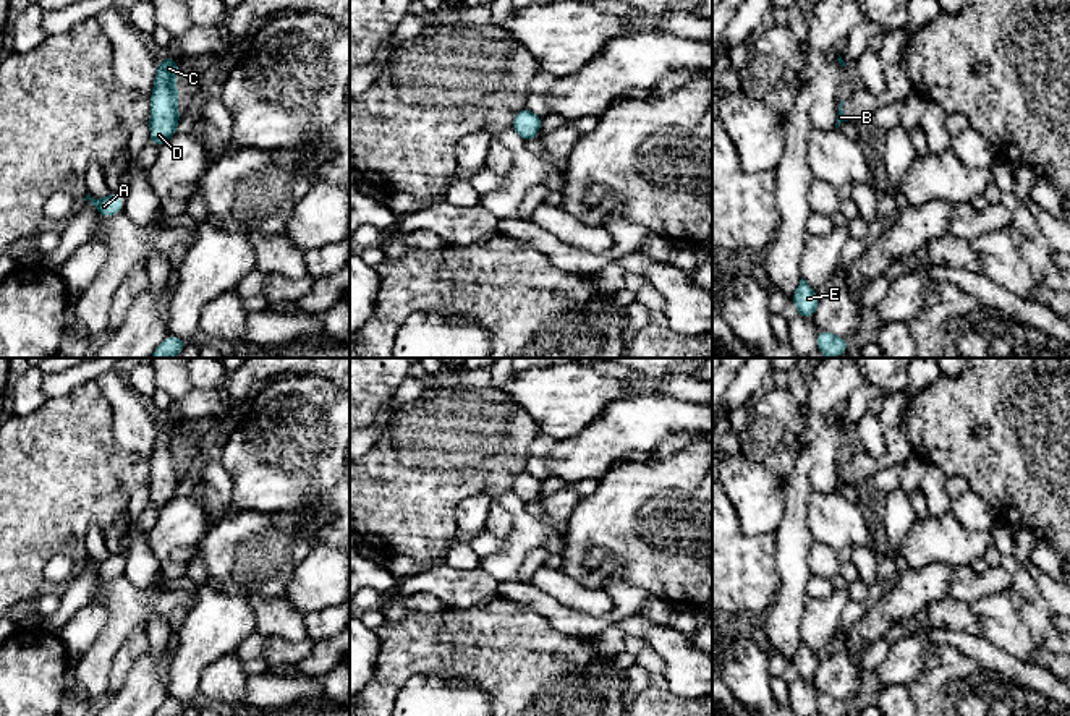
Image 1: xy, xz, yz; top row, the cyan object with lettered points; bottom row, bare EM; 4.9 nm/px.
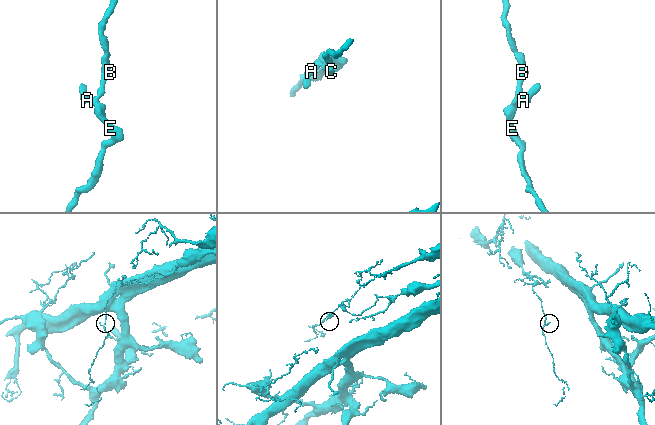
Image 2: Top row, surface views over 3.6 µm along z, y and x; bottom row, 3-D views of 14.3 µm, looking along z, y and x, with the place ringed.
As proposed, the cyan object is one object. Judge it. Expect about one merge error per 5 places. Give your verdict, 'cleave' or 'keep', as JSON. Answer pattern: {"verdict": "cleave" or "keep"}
{"verdict": "keep"}

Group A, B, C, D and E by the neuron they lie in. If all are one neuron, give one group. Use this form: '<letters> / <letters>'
A B C D E

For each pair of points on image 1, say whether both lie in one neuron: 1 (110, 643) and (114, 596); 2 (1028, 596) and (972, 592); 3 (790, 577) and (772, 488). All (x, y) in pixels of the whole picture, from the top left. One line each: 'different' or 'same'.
1: same
2: different
3: different

